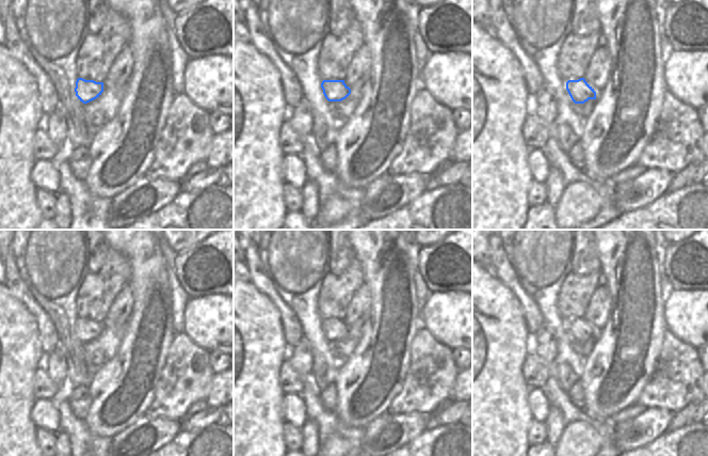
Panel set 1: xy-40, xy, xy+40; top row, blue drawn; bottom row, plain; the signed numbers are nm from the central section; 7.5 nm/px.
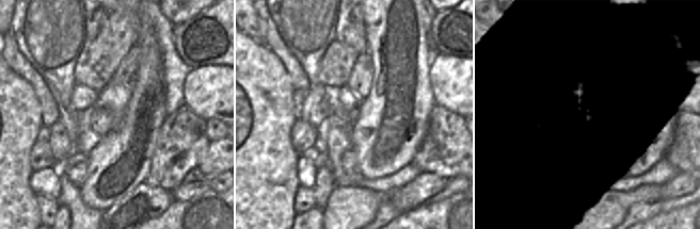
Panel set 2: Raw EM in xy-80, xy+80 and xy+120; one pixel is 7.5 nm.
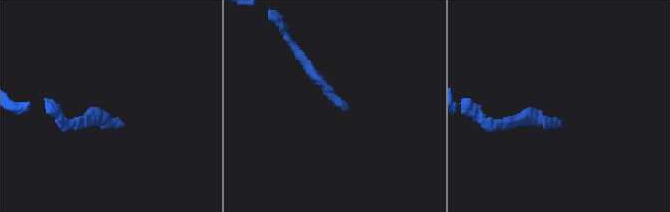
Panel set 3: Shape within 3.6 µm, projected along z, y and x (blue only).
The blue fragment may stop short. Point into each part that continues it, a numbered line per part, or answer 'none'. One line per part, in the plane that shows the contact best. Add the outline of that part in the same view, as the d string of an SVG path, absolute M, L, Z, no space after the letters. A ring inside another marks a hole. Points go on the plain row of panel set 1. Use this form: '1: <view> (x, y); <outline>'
none

